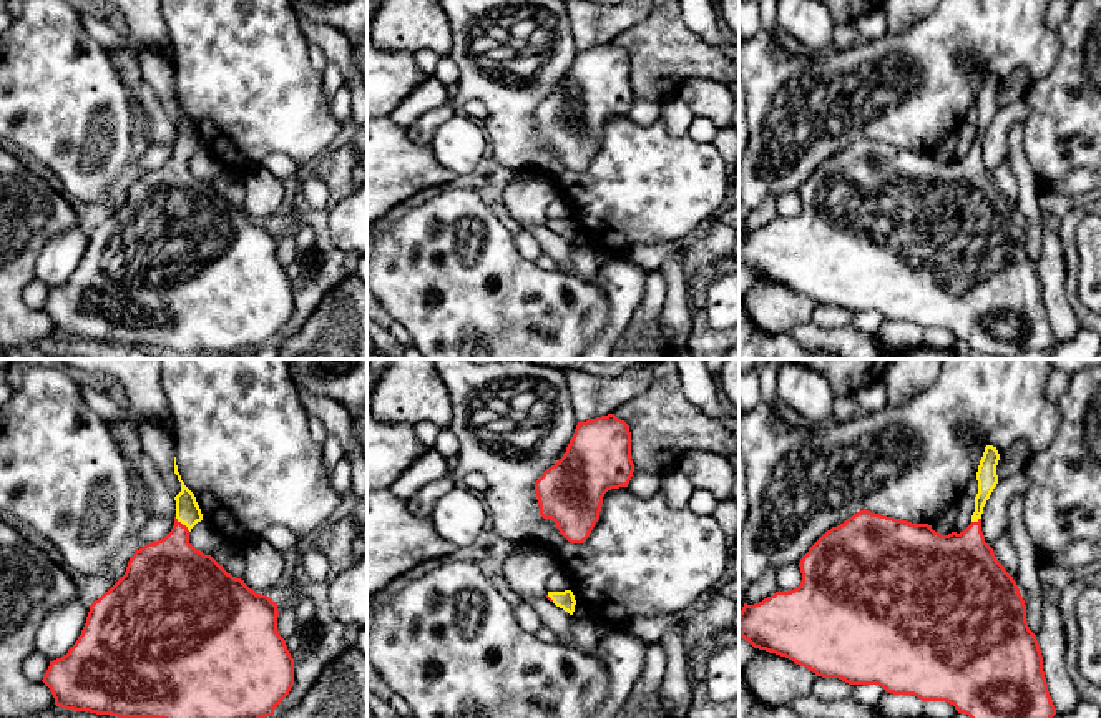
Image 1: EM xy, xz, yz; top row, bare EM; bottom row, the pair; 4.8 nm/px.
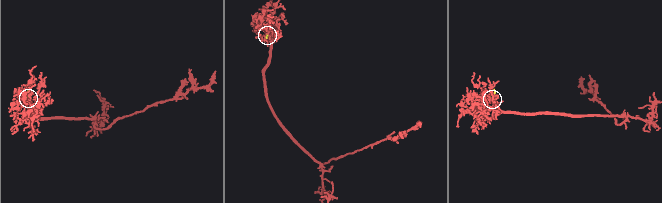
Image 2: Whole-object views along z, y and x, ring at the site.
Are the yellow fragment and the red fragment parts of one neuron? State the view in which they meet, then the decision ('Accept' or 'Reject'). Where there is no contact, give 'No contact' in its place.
Touches yellow in xy. Accept

